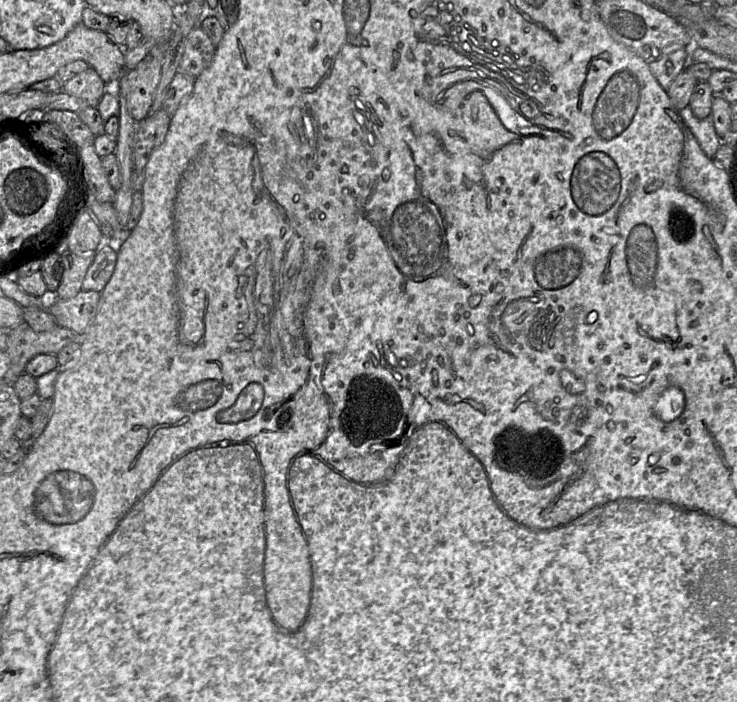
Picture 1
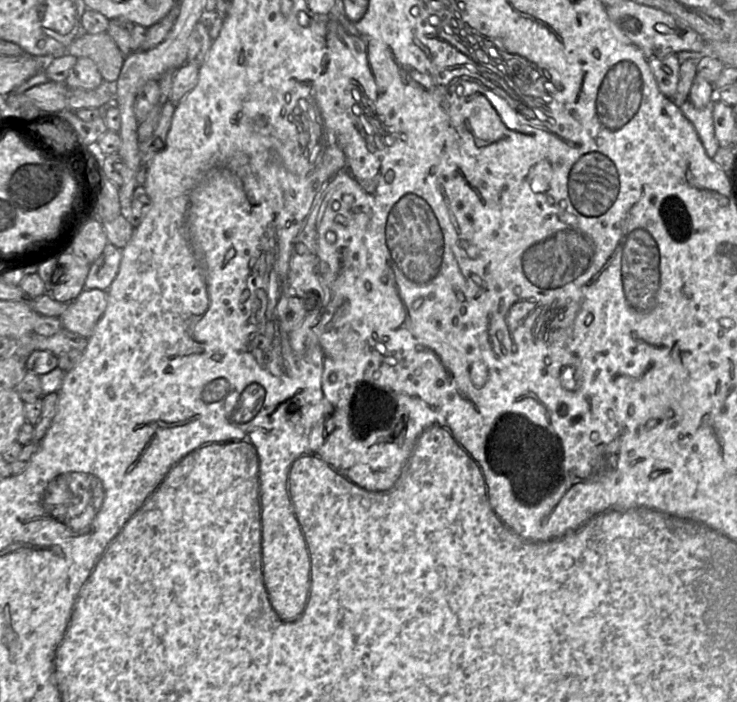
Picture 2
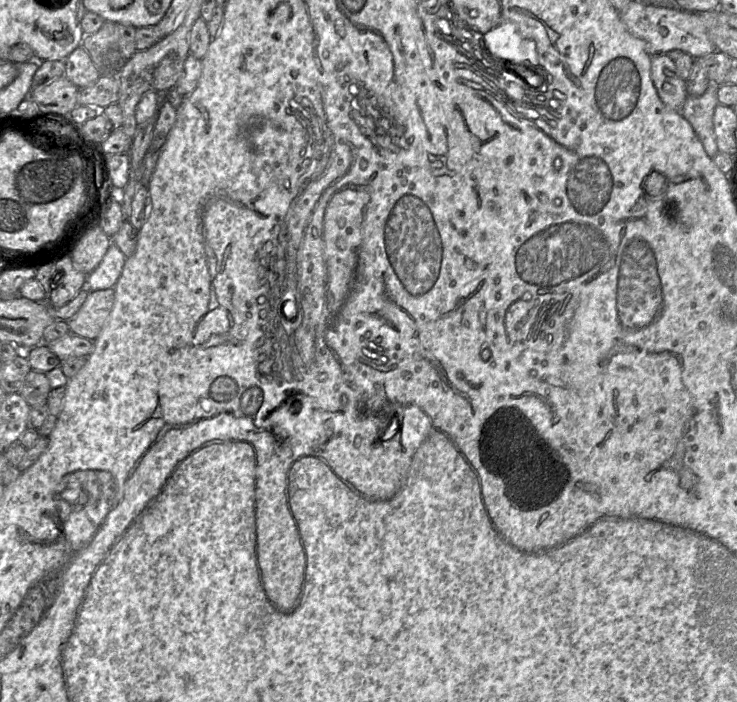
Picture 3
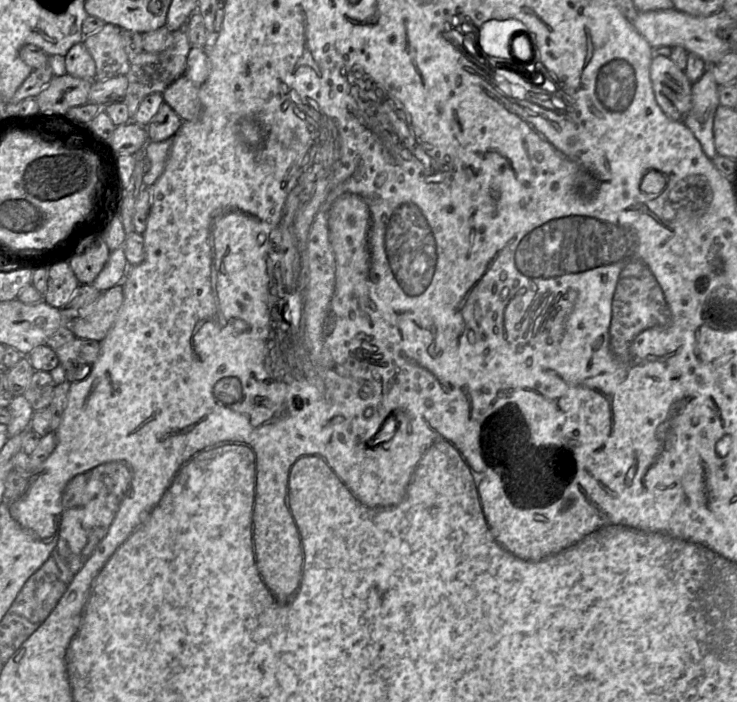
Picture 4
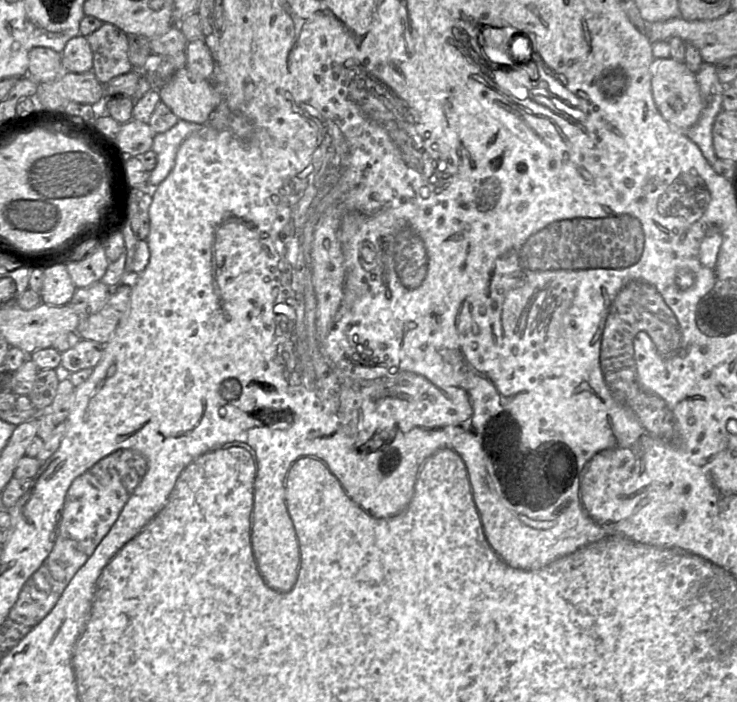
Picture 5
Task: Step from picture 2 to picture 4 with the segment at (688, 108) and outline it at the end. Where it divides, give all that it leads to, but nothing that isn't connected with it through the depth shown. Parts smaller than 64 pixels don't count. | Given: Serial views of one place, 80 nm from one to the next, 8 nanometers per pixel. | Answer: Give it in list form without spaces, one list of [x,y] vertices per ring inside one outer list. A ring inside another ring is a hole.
[[[707,68],[702,77],[692,85],[692,107],[683,119],[710,160],[717,155],[713,126],[716,110],[720,106],[719,88],[712,72]]]

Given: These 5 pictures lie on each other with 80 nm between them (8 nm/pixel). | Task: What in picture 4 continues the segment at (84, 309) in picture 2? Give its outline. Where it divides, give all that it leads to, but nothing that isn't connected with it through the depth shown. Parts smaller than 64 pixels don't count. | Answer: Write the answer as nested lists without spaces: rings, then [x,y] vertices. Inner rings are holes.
[[[118,284],[100,296],[85,313],[71,321],[71,330],[76,338],[101,342],[111,329],[124,299],[123,286]]]

